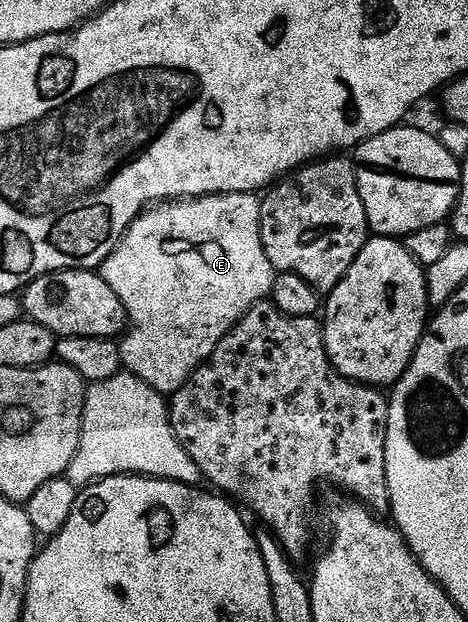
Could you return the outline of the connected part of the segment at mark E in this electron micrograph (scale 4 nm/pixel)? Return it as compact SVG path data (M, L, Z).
M255 194L247 195L202 195L190 199L179 201L165 201L151 209L145 210L143 215L138 216L130 226L127 233L122 237L122 241L106 257L106 261L99 267L98 274L118 293L118 301L122 301L124 312L128 314L130 326L126 334L119 340L120 362L126 368L127 374L136 375L146 385L150 385L162 396L171 397L190 376L200 368L218 349L218 341L226 337L228 330L239 321L255 303L265 302L271 296L272 283L276 280L277 272L274 270L270 257L266 257L266 249L262 245L260 236L260 205L261 200Z

